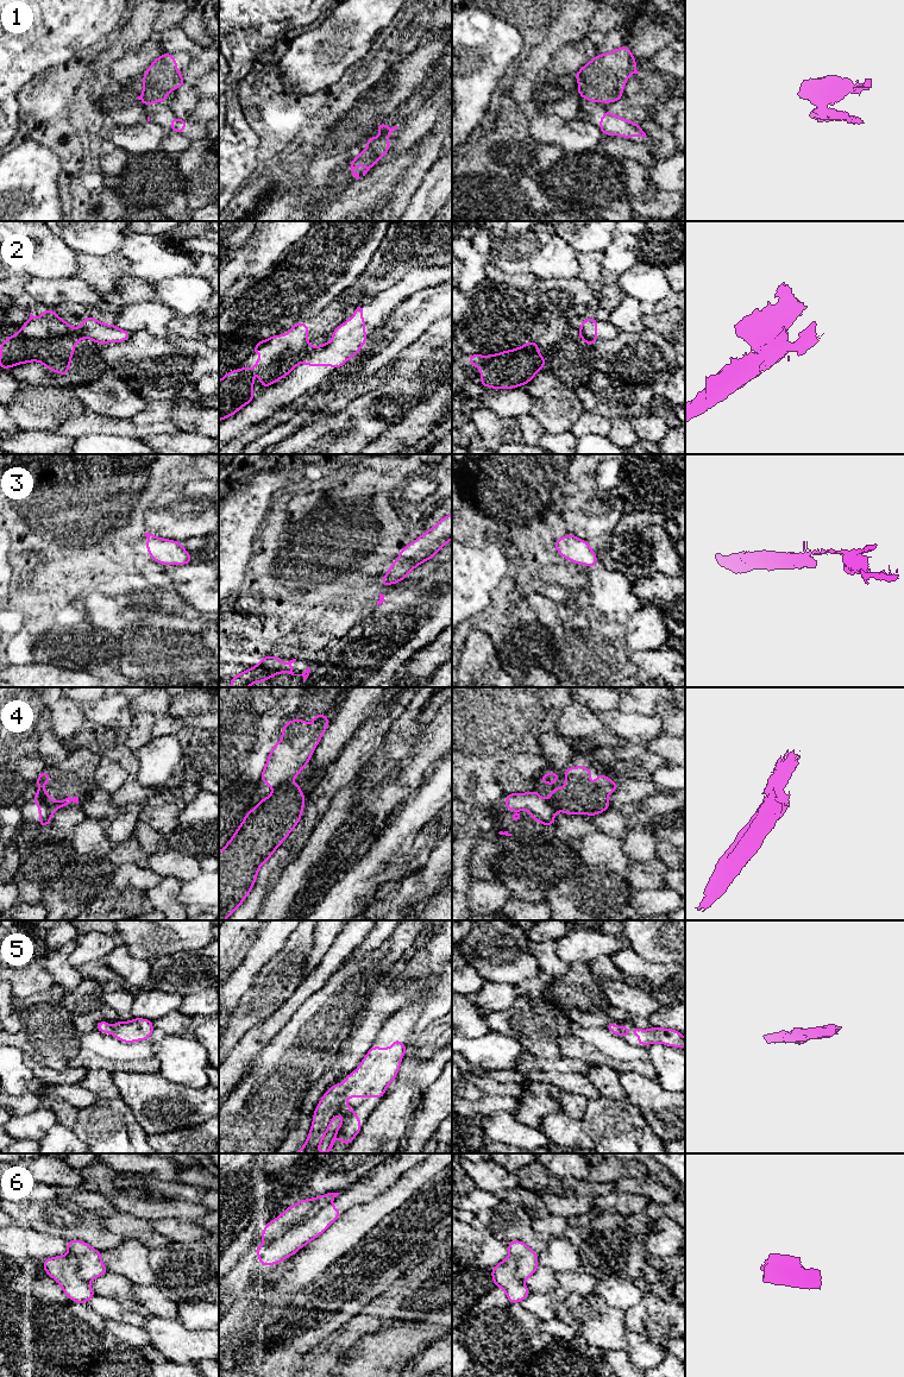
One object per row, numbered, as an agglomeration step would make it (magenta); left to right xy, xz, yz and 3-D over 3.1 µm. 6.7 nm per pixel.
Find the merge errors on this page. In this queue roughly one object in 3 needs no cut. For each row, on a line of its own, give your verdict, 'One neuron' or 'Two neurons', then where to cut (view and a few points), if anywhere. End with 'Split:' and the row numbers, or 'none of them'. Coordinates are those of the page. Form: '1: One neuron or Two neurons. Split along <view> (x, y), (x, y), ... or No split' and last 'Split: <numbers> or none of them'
1: Two neurons. Split along xz (388, 127), (382, 133)
2: Two neurons. Split along xz (315, 349), (301, 360)
3: One neuron. No split
4: Two neurons. Split along xy (36, 796), (56, 809)
5: One neuron. No split
6: Two neurons. Split along xz (331, 1201), (307, 1220), (292, 1226), (281, 1236), (265, 1243)
Split: 1, 2, 4, 6

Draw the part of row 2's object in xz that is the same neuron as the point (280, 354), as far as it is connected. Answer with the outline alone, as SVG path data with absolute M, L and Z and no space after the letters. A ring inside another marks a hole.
M295 323L288 333L258 341L253 347L252 354L260 352L253 366L263 390L289 375L308 354L315 351L315 347L307 341L308 328L308 323Z

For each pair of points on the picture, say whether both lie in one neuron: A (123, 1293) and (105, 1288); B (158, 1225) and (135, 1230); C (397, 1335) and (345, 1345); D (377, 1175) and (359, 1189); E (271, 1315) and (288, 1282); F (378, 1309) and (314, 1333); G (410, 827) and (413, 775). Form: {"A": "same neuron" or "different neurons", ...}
{"A": "same neuron", "B": "different neurons", "C": "different neurons", "D": "same neuron", "E": "different neurons", "F": "different neurons", "G": "different neurons"}

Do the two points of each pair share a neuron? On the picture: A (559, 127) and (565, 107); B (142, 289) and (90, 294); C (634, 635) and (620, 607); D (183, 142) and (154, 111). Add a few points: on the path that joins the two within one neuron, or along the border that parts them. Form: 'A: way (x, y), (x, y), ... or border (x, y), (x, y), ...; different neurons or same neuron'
A: border (547, 113), (554, 113), (564, 119); different neurons
B: border (102, 295), (107, 305); different neurons
C: border (642, 605), (629, 616); different neurons
D: border (168, 130), (175, 130), (192, 139); different neurons

